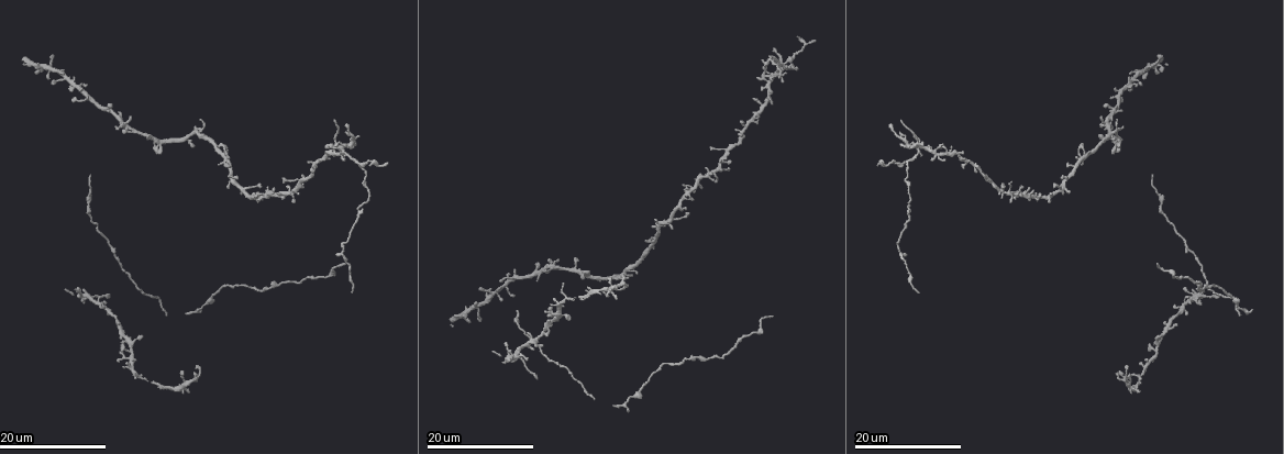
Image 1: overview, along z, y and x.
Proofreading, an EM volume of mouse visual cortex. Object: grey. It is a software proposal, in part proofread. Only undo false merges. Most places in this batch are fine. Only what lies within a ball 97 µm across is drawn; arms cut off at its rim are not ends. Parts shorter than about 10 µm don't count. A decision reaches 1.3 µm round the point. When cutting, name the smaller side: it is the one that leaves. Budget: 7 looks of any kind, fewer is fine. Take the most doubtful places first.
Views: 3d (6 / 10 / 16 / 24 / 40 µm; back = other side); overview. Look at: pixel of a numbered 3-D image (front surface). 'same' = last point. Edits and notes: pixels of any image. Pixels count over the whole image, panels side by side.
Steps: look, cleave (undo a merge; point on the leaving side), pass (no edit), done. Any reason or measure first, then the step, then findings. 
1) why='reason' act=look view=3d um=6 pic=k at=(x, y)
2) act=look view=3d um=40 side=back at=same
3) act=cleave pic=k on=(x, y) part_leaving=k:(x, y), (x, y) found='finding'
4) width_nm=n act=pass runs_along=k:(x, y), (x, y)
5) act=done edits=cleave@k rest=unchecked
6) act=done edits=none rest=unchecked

why='four or more arms meet' act=look view=3d um=24 pic=1 at=(342, 152)

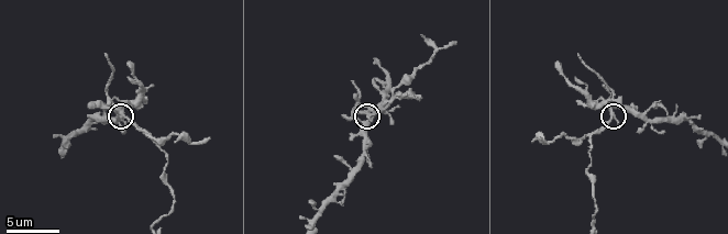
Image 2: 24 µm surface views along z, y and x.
act=look view=3d um=10 pic=2 at=(611, 111)

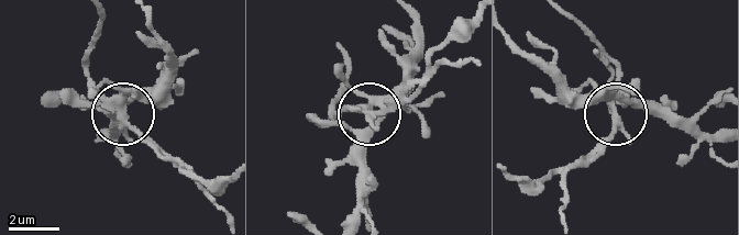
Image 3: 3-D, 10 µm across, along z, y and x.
act=cleave pic=3 on=(139, 132) part_leaving=3:(124, 101), (131, 124), (225, 219) found='a second neuron is stuck on'

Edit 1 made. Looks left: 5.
act=look view=overview

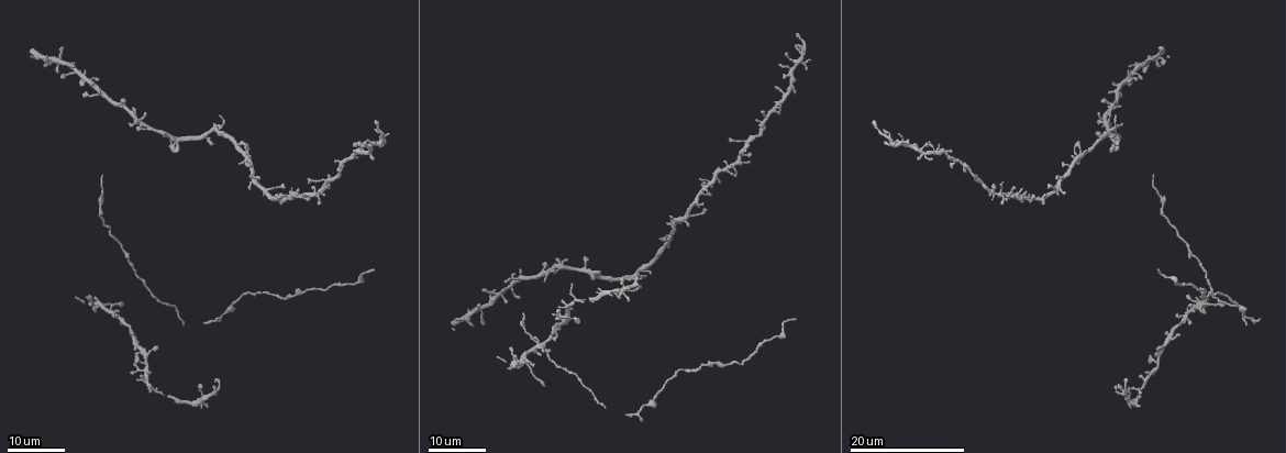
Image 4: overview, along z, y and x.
why='calibre changes' act=look view=3d um=24 pic=4 at=(305, 293)

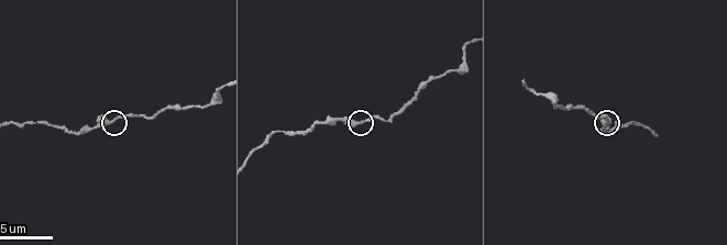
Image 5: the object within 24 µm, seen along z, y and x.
act=look view=3d um=10 pic=5 at=(359, 123)

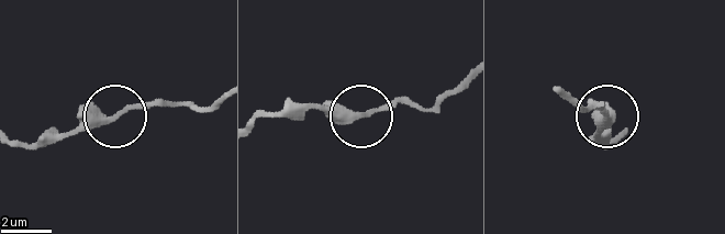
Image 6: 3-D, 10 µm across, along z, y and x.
width_nm=280 act=pass found='continuous, no second neuron'

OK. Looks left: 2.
why='thick turns thin' act=look view=3d um=24 pic=4 at=(654, 396)

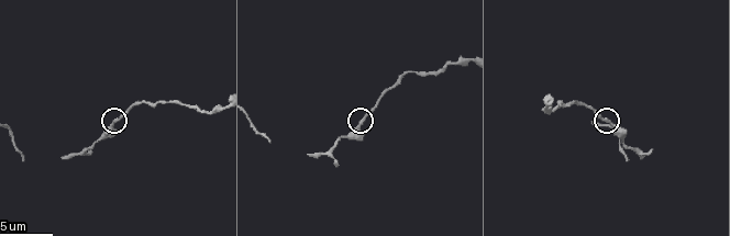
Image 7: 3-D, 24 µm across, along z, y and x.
act=look view=3d um=10 pic=7 at=(607, 123)

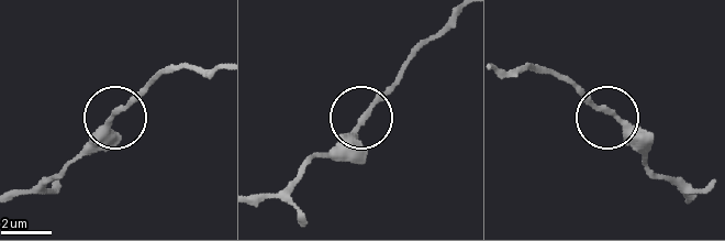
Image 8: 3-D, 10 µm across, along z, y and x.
act=pass found='continuous, no second neuron'

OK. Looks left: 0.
act=done edits=cleave@3 rest=unchecked

